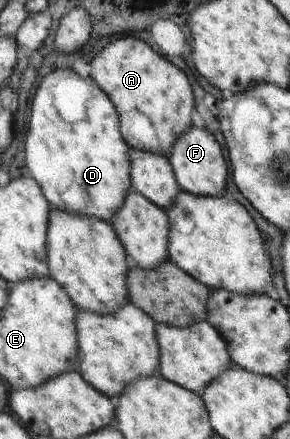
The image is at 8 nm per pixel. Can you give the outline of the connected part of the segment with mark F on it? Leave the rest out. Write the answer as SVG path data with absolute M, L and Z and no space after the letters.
M189 126L179 138L175 140L168 157L173 168L173 174L177 184L185 192L199 194L199 196L222 196L227 188L228 164L226 164L220 145L213 134L205 128Z

